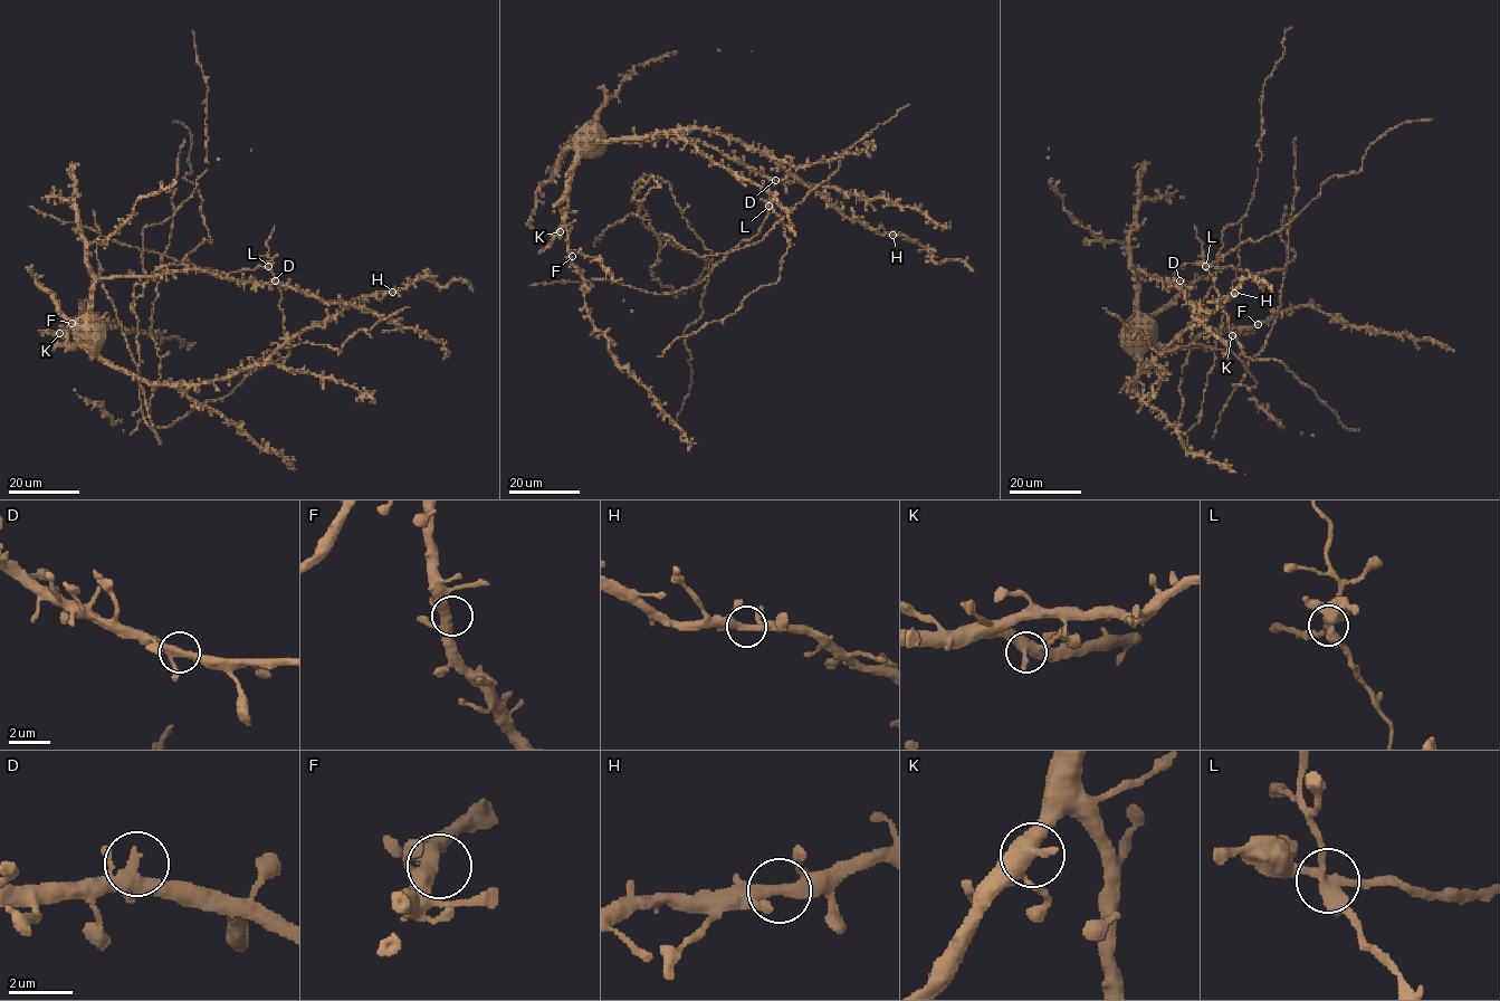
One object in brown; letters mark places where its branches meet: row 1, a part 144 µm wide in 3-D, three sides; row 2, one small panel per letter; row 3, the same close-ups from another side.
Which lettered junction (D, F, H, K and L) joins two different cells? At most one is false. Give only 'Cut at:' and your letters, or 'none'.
Cut at: L

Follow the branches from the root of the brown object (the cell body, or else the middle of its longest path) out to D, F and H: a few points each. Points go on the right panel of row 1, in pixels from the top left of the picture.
D: (1134, 340), (1135, 288), (1142, 279), (1137, 270), (1159, 280), (1180, 280)
F: (1134, 340), (1137, 335), (1143, 344), (1192, 345), (1204, 334), (1253, 329), (1258, 324)
H: (1134, 340), (1131, 348), (1140, 358), (1139, 373), (1127, 385), (1182, 332), (1205, 320), (1234, 293)

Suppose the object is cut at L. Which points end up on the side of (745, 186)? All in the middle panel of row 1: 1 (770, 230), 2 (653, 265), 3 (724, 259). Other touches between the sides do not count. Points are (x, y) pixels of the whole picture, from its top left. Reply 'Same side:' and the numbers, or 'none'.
Same side: 1, 2

